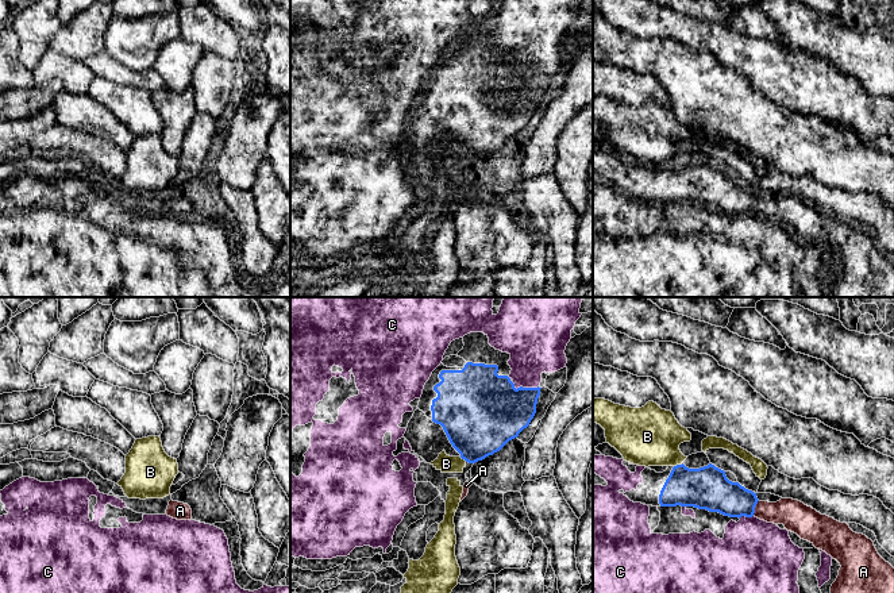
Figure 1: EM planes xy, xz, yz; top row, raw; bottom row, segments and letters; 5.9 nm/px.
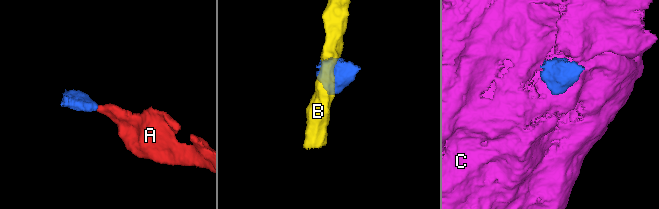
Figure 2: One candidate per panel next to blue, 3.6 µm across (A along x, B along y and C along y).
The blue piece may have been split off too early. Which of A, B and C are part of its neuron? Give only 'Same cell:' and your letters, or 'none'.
Same cell: A

